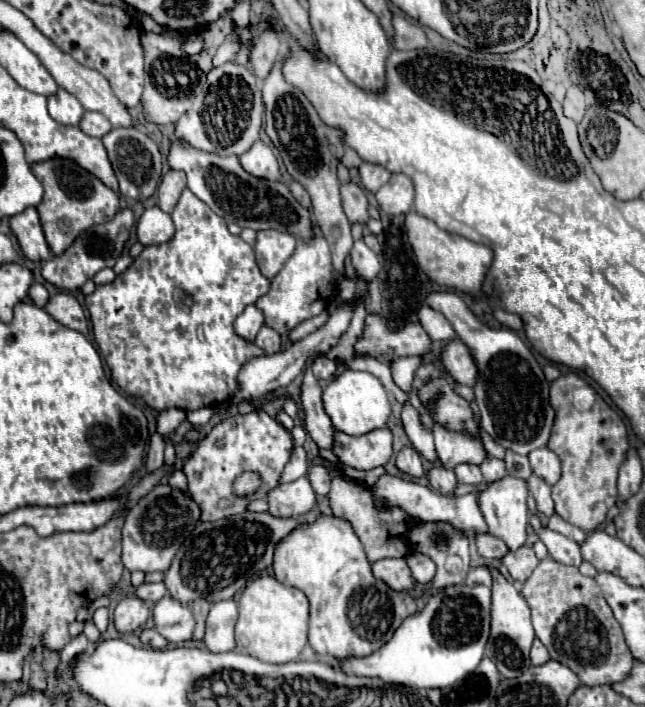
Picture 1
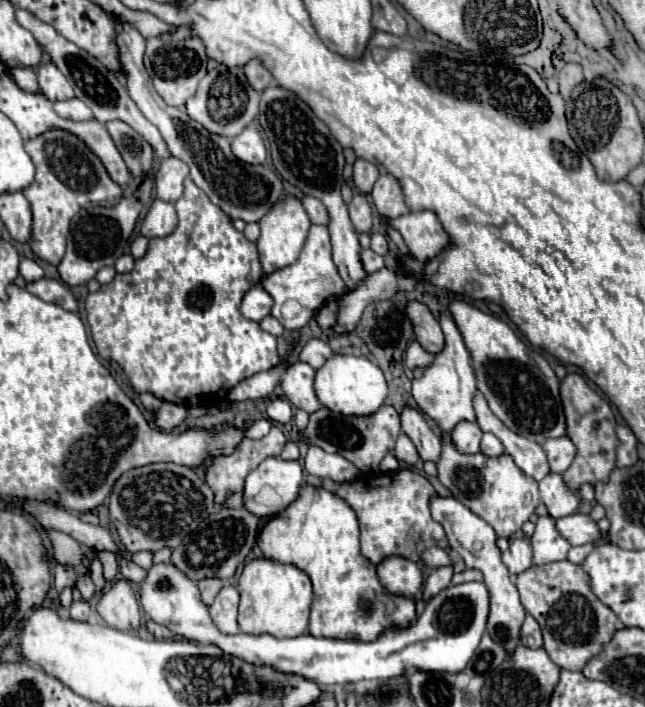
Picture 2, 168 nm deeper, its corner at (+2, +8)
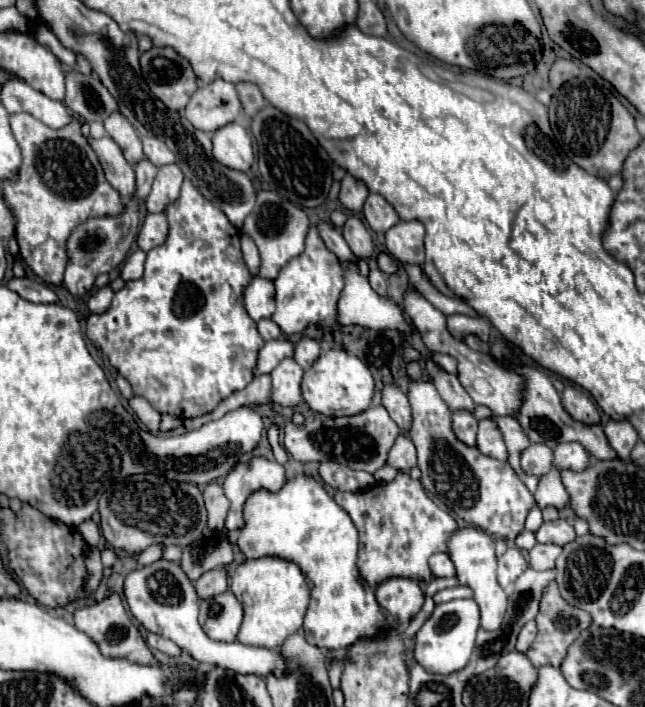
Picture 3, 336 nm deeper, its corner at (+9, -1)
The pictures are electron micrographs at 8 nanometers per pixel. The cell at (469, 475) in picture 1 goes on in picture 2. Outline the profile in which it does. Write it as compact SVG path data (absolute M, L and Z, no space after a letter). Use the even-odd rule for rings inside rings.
M462 421L454 427L450 433L452 441L458 451L462 453L478 453L480 451L480 439L482 439L482 429L474 421Z

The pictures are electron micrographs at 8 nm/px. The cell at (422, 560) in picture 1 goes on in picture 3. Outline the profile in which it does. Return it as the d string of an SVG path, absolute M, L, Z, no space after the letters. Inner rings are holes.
M443 552L443 554L433 554L429 558L429 568L431 568L431 574L433 576L445 576L445 578L451 578L455 576L455 566L451 562L451 558Z

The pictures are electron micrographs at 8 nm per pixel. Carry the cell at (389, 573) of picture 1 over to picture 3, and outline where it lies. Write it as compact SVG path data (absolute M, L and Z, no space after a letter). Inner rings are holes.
M389 578L375 588L381 608L385 608L401 624L409 624L411 616L423 606L423 592L411 578Z

